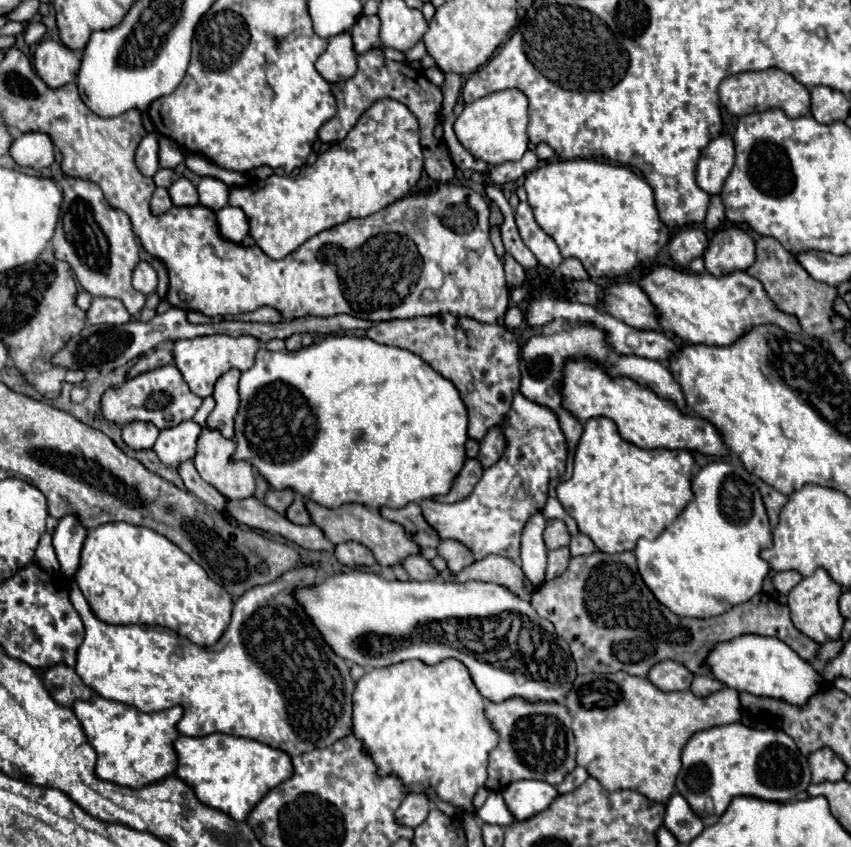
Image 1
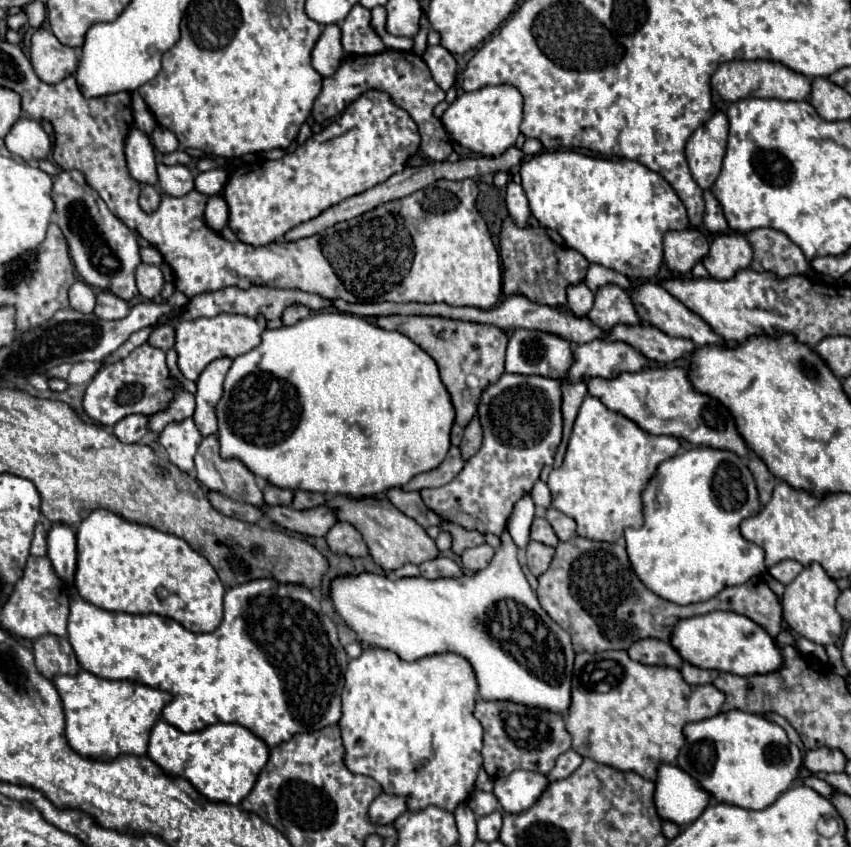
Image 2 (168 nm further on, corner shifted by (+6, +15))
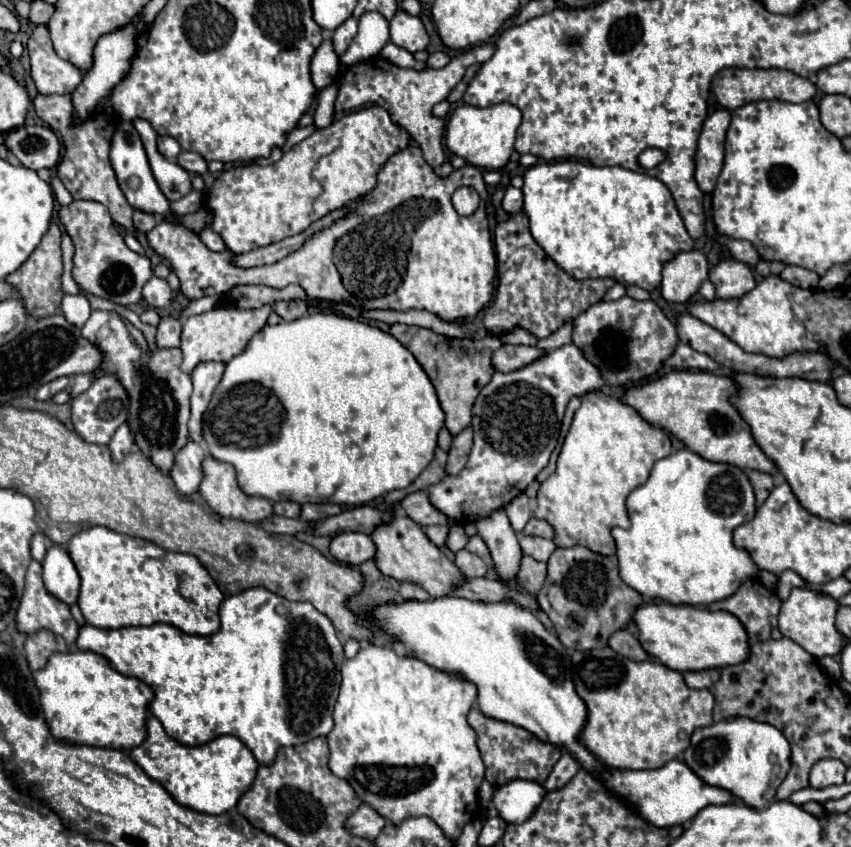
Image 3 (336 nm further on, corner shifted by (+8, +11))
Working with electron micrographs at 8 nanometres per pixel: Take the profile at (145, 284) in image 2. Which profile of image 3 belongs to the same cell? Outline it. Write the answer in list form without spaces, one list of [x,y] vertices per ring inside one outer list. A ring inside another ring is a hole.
[[[152,276],[148,280],[148,284],[144,284],[144,288],[142,288],[142,298],[152,308],[166,308],[172,302],[170,294],[172,294],[172,290],[170,290],[168,282],[162,278],[156,278],[156,276]]]

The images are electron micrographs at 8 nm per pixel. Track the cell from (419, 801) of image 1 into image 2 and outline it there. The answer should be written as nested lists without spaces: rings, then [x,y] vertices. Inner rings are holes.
[[[380,794],[368,808],[368,820],[372,824],[392,824],[402,812],[406,812],[406,800],[398,796]]]

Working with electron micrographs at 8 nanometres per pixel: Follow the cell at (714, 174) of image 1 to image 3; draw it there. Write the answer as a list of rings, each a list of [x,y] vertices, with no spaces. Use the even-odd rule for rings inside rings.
[[[720,108],[712,116],[704,120],[698,148],[696,148],[696,182],[702,192],[710,194],[716,186],[716,178],[720,174],[724,162],[724,140],[730,124],[730,112]]]

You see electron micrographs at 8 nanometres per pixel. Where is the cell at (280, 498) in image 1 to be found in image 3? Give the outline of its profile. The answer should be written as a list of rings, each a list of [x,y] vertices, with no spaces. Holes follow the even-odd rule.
[[[274,502],[274,514],[282,514],[286,518],[298,518],[300,516],[300,504],[298,502]]]

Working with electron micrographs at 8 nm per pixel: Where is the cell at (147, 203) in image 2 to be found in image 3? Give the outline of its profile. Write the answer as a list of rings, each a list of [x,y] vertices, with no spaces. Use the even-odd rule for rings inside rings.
[[[134,210],[134,226],[138,232],[148,232],[156,226],[158,218],[154,214],[148,214],[144,210]]]

